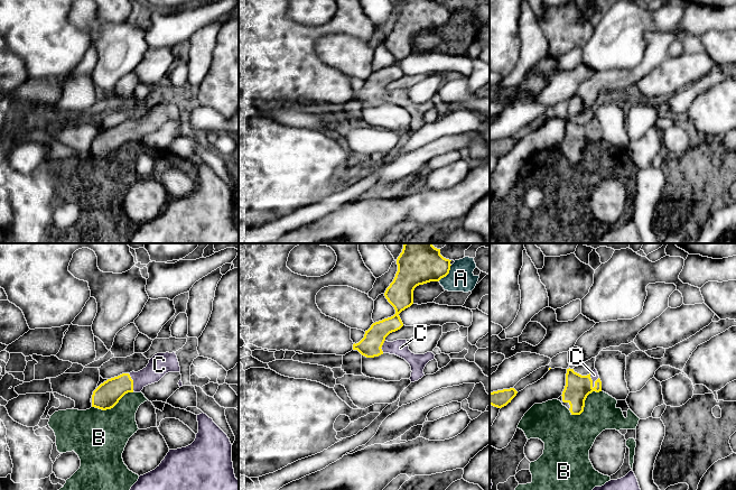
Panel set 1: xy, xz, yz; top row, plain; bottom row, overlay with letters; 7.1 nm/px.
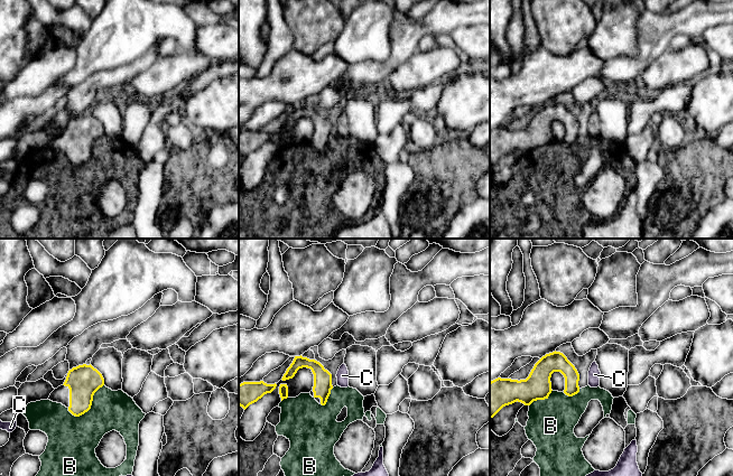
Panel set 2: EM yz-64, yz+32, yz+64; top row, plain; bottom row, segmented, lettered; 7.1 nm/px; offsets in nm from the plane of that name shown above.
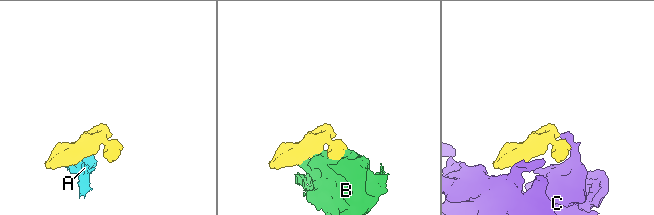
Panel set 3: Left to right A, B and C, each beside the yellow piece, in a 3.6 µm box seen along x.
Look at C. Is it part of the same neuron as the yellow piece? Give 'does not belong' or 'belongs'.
belongs

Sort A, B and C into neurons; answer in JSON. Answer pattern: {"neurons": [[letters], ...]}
{"neurons": [["A", "B"], ["C"]]}

